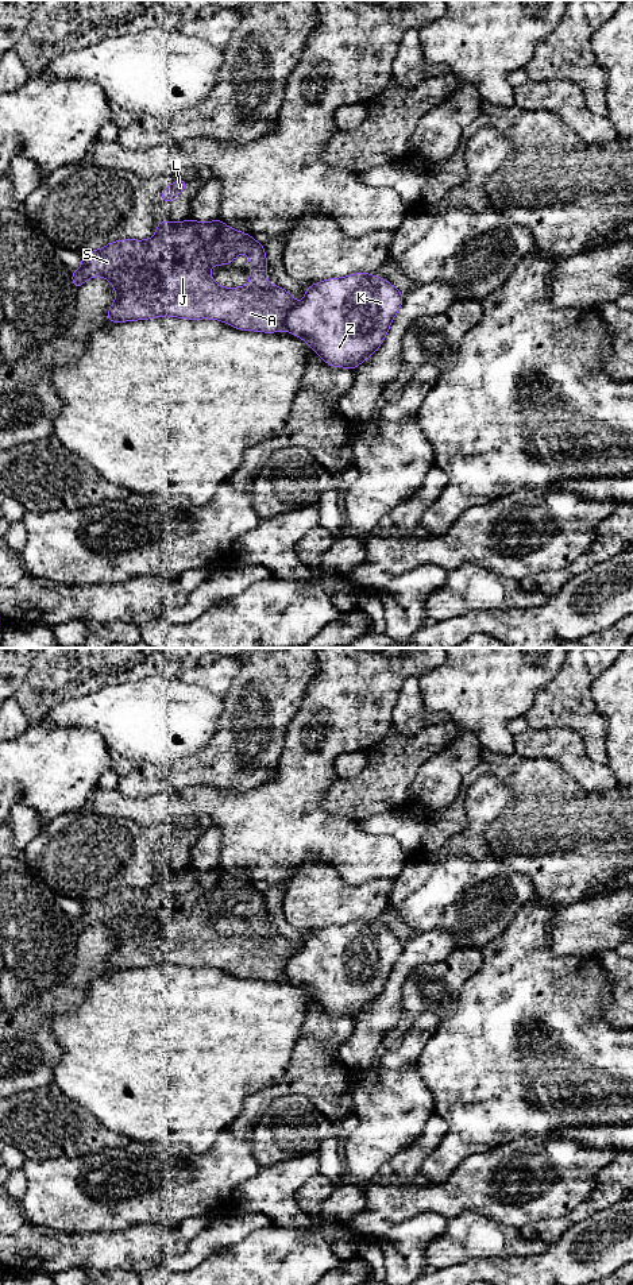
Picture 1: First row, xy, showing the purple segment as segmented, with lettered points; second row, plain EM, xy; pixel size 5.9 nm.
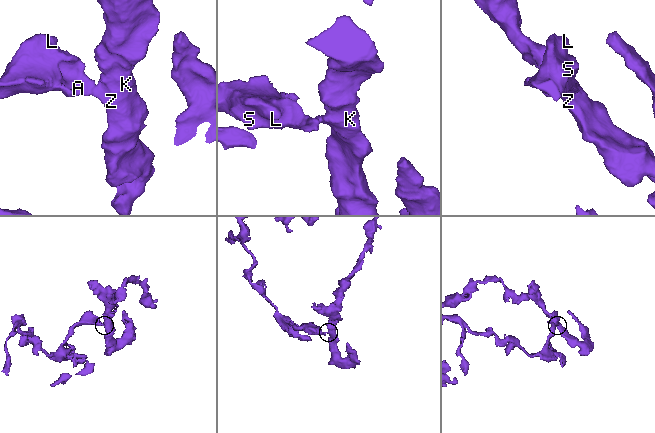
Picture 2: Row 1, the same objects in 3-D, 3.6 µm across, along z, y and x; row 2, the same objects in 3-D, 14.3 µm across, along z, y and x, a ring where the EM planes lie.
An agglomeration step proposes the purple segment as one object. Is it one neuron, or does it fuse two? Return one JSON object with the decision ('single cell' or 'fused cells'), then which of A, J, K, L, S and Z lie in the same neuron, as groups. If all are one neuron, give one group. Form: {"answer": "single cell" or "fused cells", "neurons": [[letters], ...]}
{"answer": "fused cells", "neurons": [["A", "J", "L", "S"], ["K", "Z"]]}

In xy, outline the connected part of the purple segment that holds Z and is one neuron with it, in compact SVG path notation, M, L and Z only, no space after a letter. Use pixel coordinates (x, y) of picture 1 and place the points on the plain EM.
M368 921L329 926L305 937L305 945L287 964L286 979L305 988L332 1015L355 1018L383 991L404 950L404 942L389 929Z

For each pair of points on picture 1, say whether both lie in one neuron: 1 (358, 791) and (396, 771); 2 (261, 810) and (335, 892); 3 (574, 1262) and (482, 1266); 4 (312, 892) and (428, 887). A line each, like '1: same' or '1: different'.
1: same
2: different
3: same
4: different

